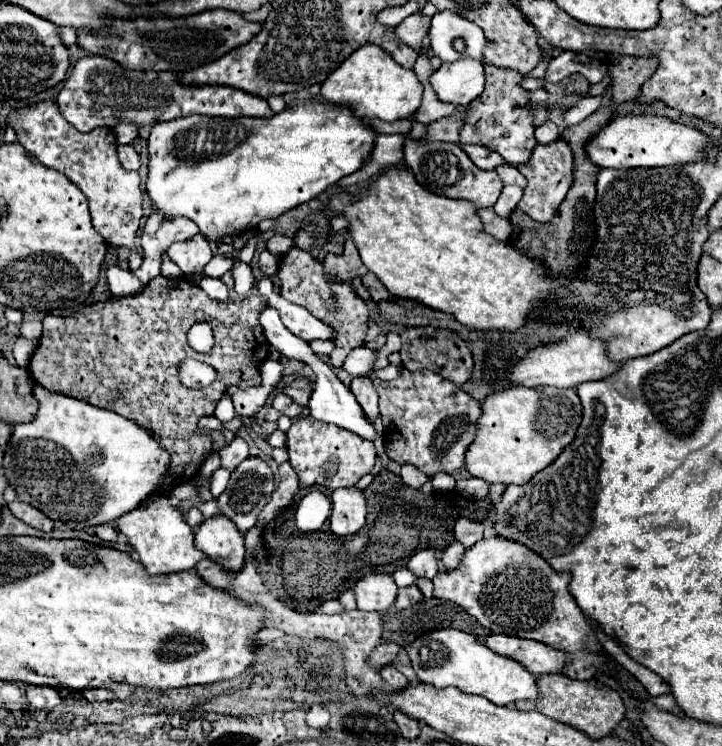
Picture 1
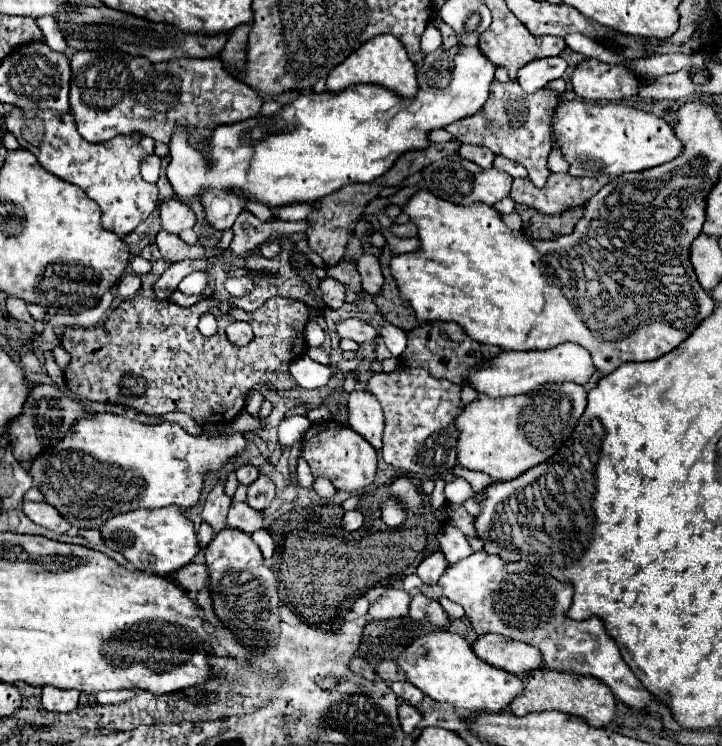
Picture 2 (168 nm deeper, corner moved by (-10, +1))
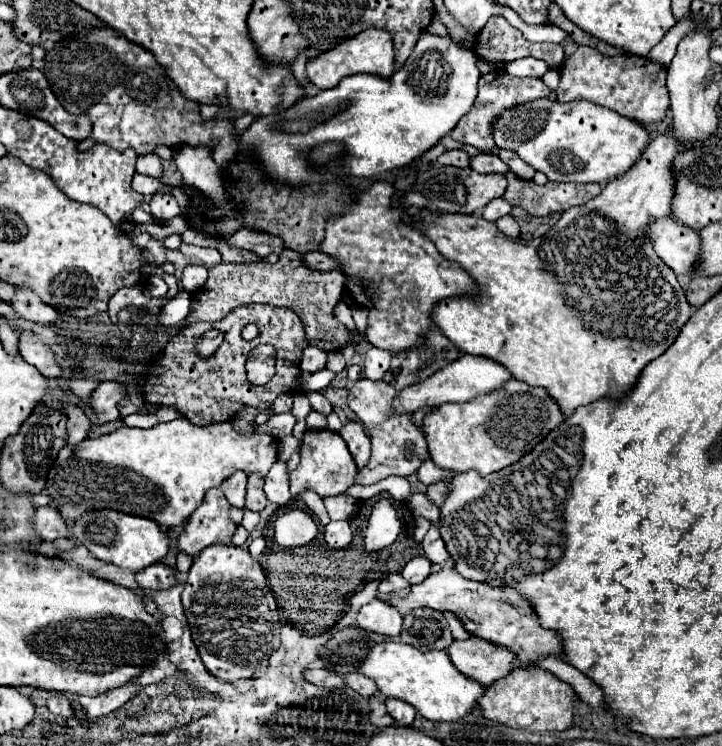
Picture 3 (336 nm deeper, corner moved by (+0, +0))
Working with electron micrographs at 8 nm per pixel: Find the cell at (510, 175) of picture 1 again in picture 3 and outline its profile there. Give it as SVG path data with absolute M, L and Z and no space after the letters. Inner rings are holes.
M479 153L471 157L469 167L479 173L503 173L503 175L509 173L509 167L497 155L487 155L487 153Z

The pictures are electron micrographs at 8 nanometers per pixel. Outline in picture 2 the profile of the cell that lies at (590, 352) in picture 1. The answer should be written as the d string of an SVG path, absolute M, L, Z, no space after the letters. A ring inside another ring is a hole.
M559 344L547 350L531 350L531 352L501 352L499 356L485 360L471 372L469 382L473 388L487 396L513 396L533 392L537 386L547 382L575 382L575 384L589 384L595 376L595 364L591 364L591 354L583 350L579 344Z

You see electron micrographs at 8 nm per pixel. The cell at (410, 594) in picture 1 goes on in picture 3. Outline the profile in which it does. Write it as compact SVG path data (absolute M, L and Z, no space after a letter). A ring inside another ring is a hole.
M427 607L413 609L403 617L403 631L399 639L421 651L445 651L453 643L453 635L443 613Z

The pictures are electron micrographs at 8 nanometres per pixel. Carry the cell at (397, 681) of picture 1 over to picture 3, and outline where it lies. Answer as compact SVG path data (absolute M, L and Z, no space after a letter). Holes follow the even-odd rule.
M387 699L385 703L387 703L387 713L395 719L395 723L399 723L403 727L413 725L417 711L411 705L407 705L405 701L399 701L399 699Z

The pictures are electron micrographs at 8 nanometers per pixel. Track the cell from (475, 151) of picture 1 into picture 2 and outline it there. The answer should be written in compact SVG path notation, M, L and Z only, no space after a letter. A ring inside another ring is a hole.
M463 144L459 148L459 154L467 160L473 160L475 164L479 164L481 168L491 168L493 166L493 160L495 160L495 154L489 150L489 148L483 148L483 146L471 146L471 144Z

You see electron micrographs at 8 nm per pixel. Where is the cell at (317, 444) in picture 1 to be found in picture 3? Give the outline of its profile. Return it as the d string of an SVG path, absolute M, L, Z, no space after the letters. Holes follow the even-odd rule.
M329 429L307 431L301 441L301 461L291 471L291 495L301 495L305 491L315 491L319 497L341 495L355 483L355 475L355 461L339 433Z

